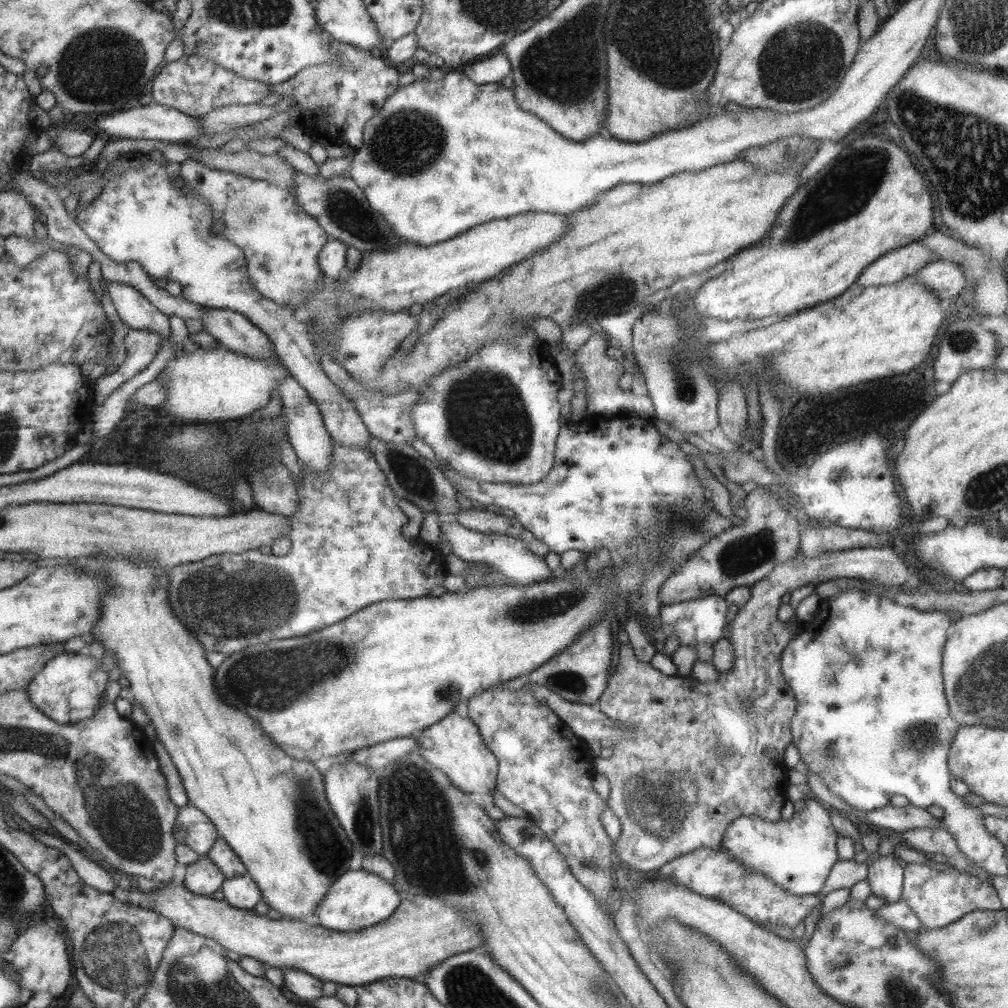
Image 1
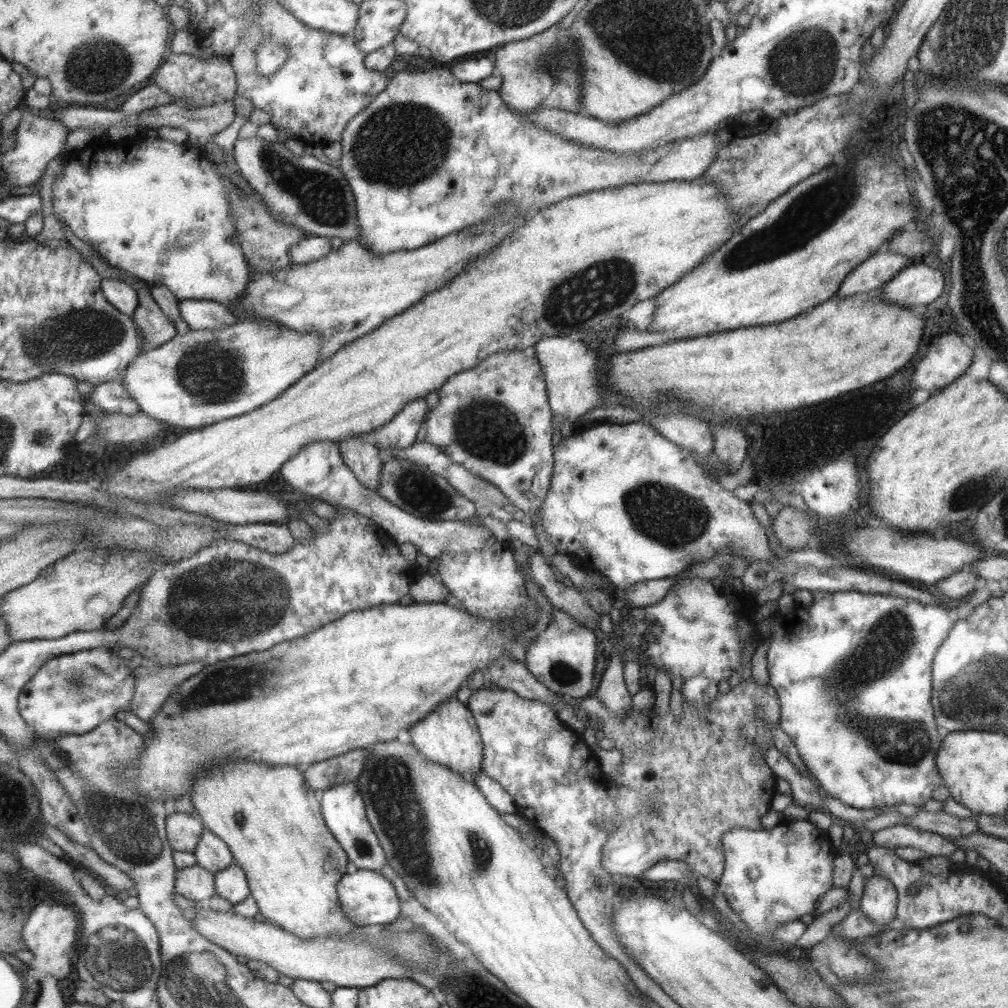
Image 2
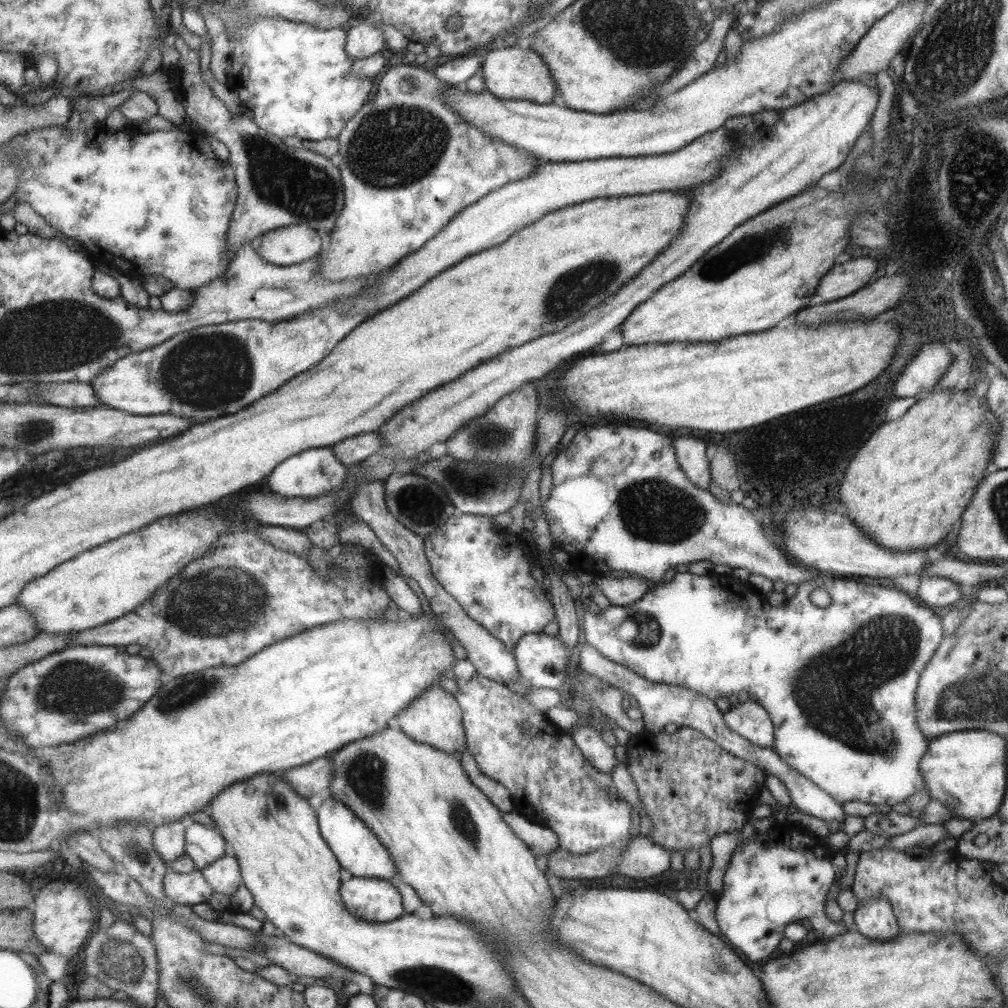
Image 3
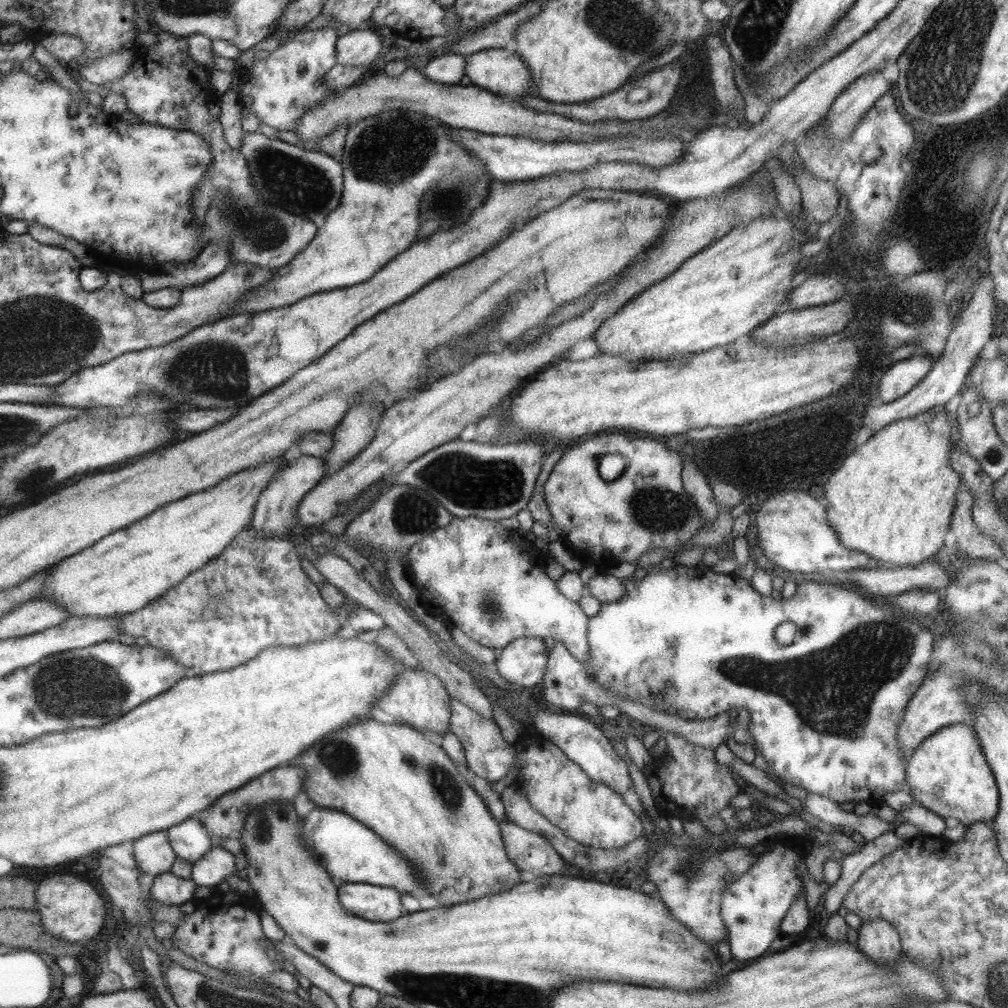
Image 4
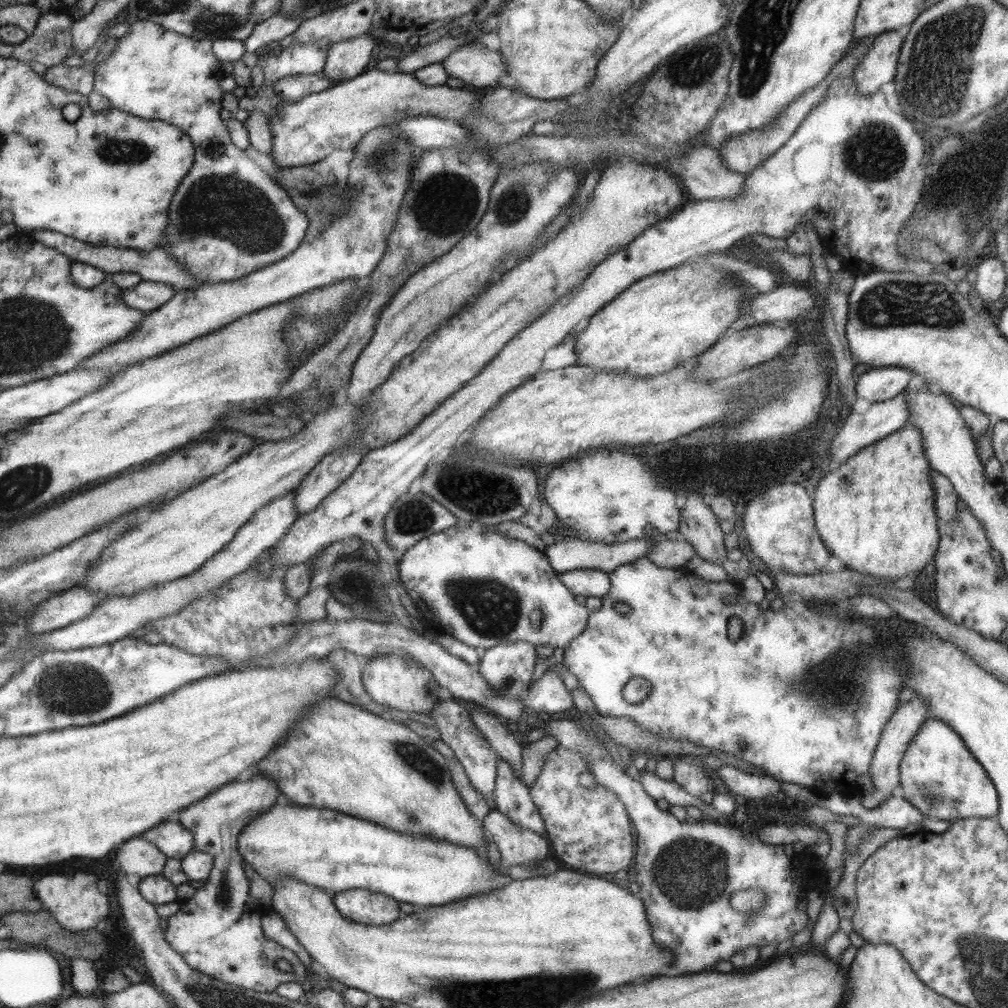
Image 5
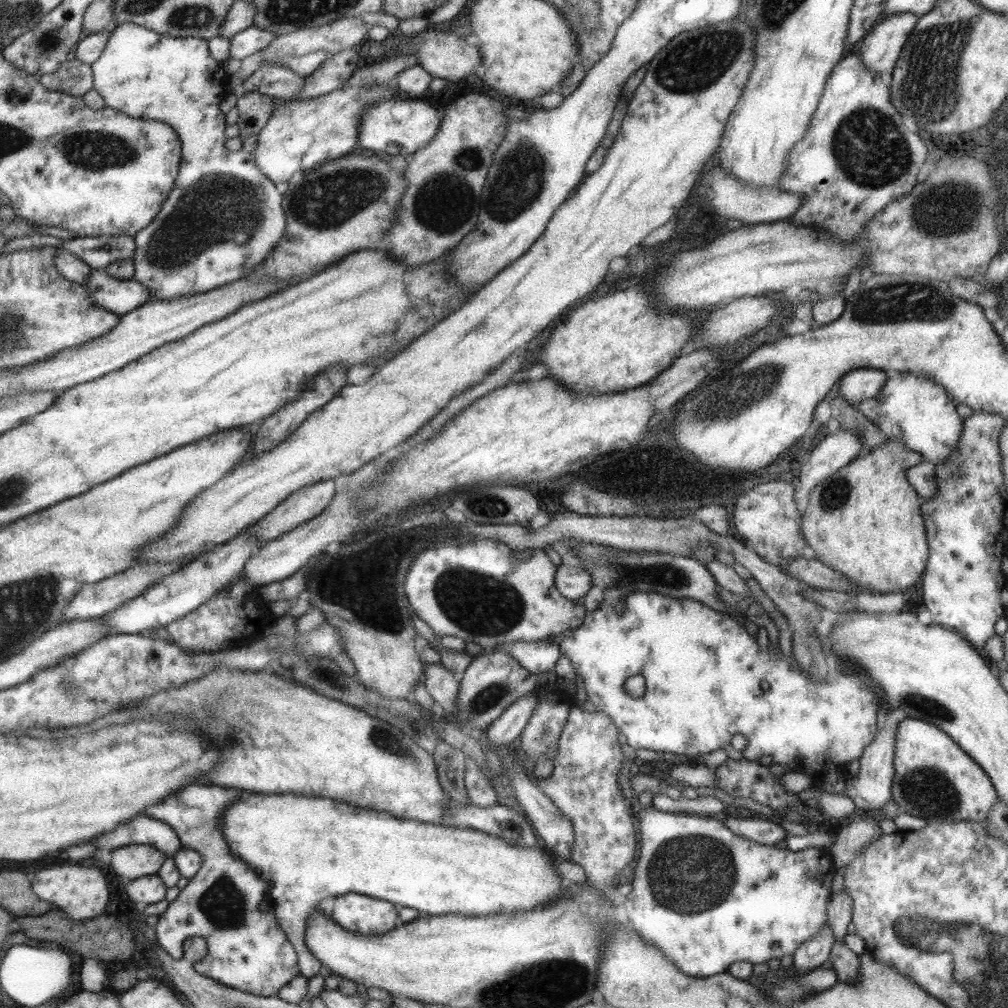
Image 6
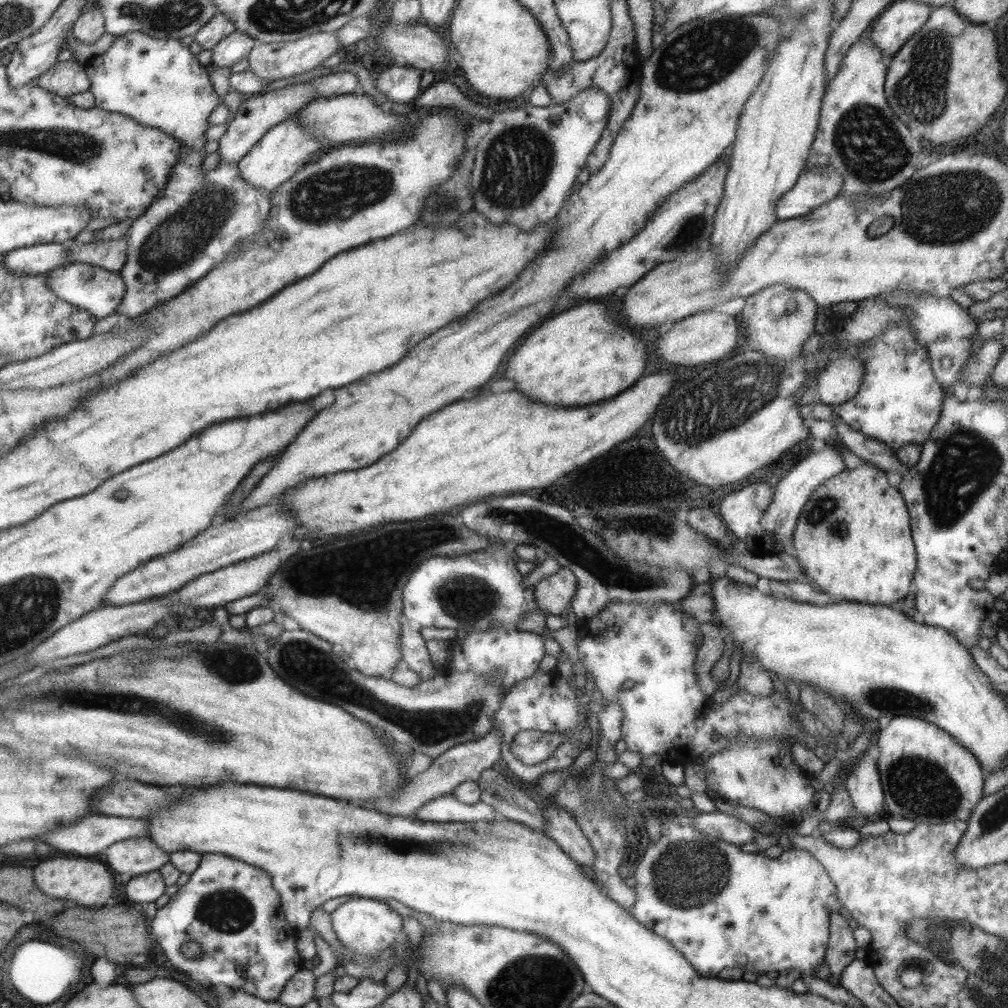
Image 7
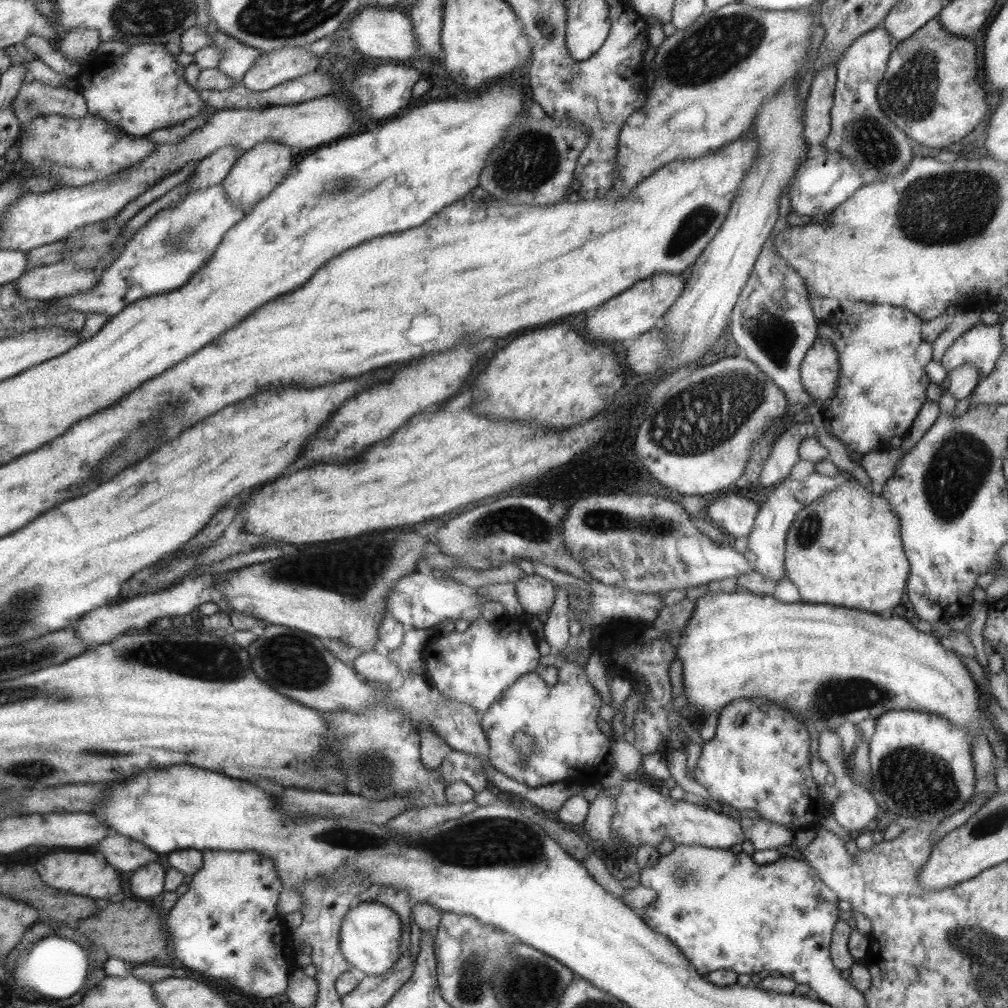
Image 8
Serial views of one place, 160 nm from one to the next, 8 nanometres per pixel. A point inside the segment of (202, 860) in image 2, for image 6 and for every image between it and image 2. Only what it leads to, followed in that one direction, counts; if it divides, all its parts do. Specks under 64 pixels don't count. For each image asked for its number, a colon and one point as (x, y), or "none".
3: (203, 845)
4: (189, 840)
5: (170, 837)
6: (140, 829)

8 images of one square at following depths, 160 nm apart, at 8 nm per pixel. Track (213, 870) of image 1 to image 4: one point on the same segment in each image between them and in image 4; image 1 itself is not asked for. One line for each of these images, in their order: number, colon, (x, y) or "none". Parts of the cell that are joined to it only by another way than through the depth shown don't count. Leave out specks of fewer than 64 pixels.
2: (196, 883)
3: (188, 889)
4: (168, 889)

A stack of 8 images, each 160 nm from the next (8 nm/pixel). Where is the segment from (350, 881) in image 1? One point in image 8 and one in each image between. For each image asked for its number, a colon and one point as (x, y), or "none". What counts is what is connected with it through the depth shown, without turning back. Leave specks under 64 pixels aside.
2: (366, 898)
3: (375, 900)
4: (372, 903)
5: (357, 905)
6: (358, 913)
7: (365, 926)
8: (369, 933)

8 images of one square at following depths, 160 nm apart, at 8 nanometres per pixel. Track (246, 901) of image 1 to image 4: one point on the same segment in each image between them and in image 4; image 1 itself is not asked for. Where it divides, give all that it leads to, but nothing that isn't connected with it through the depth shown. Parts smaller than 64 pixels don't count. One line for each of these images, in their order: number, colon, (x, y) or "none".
2: (230, 884)
3: (223, 875)
4: (210, 870)

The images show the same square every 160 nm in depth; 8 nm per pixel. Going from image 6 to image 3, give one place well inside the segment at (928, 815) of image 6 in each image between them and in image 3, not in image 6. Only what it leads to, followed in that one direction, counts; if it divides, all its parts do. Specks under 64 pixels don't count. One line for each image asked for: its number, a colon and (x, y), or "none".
3: (965, 770)
4: (947, 774)
5: (938, 775)

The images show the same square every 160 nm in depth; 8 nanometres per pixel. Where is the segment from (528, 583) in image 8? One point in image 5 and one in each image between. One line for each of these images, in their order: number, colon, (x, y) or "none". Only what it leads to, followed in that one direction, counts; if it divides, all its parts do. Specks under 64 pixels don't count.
5: (590, 583)
6: (572, 582)
7: (552, 594)

